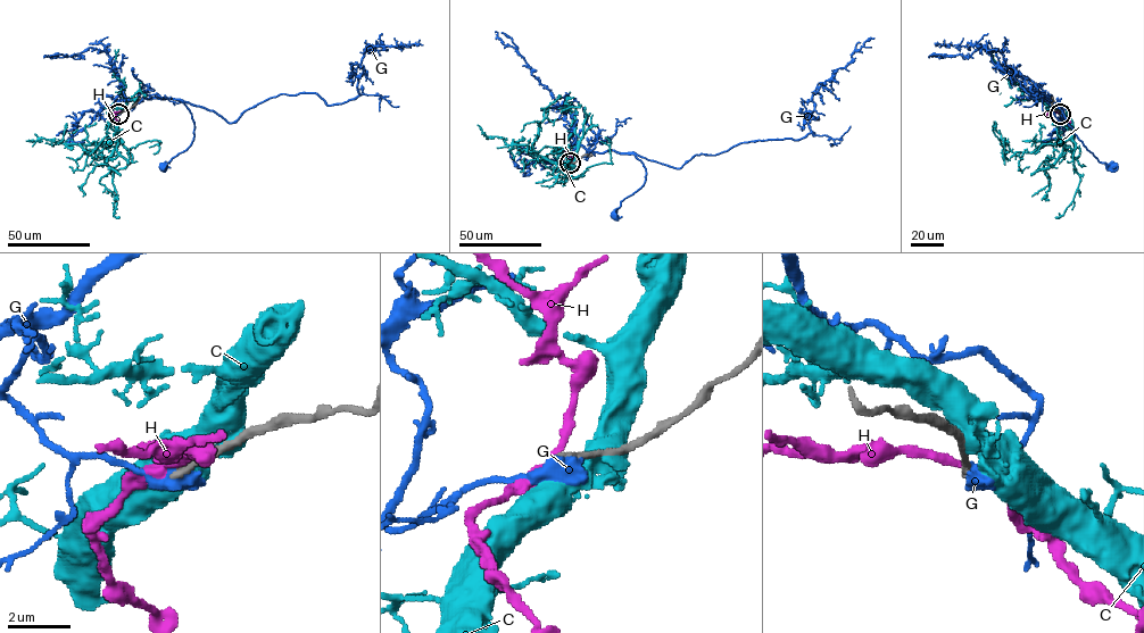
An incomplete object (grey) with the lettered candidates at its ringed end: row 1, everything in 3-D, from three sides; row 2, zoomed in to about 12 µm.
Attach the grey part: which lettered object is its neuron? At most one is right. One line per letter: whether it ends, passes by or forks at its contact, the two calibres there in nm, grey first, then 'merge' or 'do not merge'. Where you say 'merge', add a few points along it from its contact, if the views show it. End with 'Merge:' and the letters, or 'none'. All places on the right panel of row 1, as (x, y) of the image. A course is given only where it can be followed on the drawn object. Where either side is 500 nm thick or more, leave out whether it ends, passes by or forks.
C: calibres 200 and 500 nm; do not merge
G: calibres 240 and 700 nm; do not merge
H: it passes by; calibres 240 and 240 nm; do not merge
Merge: none

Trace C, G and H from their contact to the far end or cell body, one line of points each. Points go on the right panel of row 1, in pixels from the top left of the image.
C: (1060, 111), (1071, 124), (1067, 139), (1031, 152), (1006, 151), (992, 130), (996, 124), (1002, 149)
G: (1060, 113), (1063, 110), (1060, 107), (1043, 100), (1051, 98), (1087, 150), (1100, 161), (1115, 168)
H: (1060, 113), (1046, 115)

